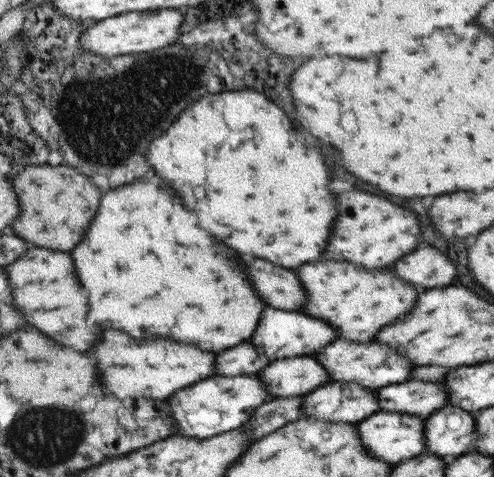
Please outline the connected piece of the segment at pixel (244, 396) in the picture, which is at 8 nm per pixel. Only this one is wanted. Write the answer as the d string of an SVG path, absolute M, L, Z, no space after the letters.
M215 374L188 388L174 392L167 402L173 413L171 416L175 420L177 435L205 439L222 432L240 429L260 406L272 399L273 396L268 391L266 383L254 374L234 376Z

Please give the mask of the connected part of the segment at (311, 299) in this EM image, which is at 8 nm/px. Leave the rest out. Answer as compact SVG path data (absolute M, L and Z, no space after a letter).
M320 262L306 264L296 270L308 290L308 300L302 306L302 313L322 319L336 327L338 338L357 343L372 341L372 338L386 326L402 320L416 304L420 289L398 278L388 267L378 270L358 268L352 262Z

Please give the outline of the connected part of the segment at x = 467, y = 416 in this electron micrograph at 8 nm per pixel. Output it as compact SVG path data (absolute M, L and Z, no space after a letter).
M447 405L424 419L426 451L453 459L473 452L477 425L474 413Z

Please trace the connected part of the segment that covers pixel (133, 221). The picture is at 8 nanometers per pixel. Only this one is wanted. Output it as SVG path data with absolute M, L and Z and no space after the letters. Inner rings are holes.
M152 176L146 182L132 181L116 190L112 188L100 198L96 214L90 232L72 250L78 276L90 298L90 320L94 324L106 328L108 320L108 328L126 330L134 338L150 338L156 334L192 342L213 353L251 340L268 304L248 282L238 254L204 230L198 224L198 216L188 212L180 198L174 198L172 188L160 176Z

